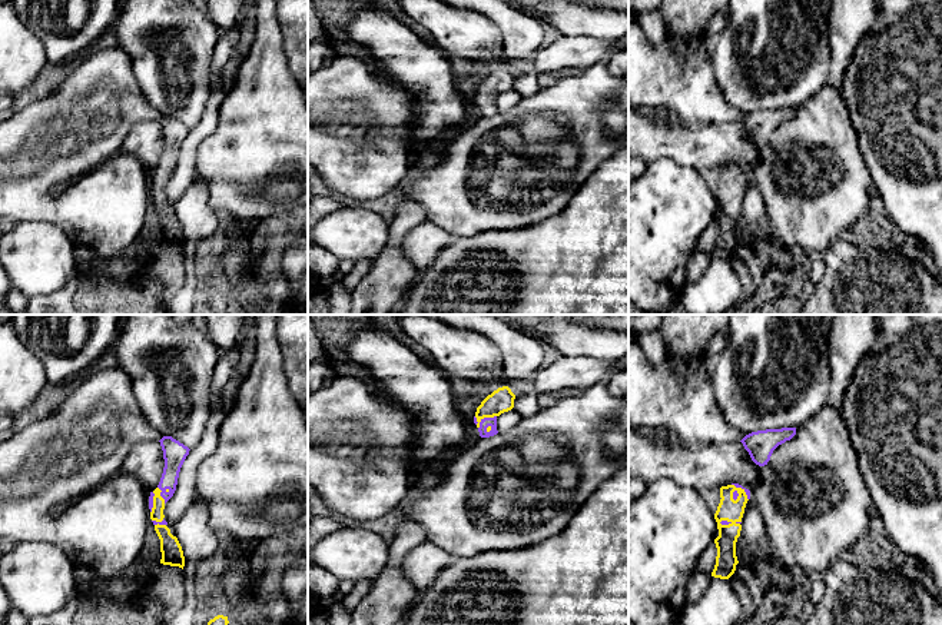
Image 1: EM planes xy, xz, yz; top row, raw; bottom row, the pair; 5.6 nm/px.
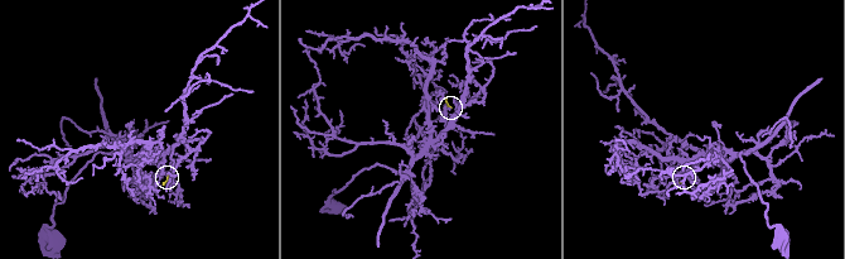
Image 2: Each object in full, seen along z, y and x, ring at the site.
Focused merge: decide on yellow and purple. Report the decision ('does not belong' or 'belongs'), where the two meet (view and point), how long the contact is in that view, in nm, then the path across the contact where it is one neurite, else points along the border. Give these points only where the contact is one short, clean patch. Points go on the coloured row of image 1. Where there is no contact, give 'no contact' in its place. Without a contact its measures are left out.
belongs | xz (486, 416) | 130 nm | across xz (500, 401), (486, 416), (486, 422)

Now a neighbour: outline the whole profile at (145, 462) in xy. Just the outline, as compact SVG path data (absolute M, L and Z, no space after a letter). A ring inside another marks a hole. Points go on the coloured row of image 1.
M159 441L136 443L127 453L122 472L136 478L149 492L153 492L165 468L163 451Z

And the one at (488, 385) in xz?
M504 369L500 370L500 376L498 378L481 378L477 379L474 382L471 382L475 389L482 390L482 395L477 395L474 398L471 398L471 402L475 403L477 406L481 405L481 402L491 395L494 390L497 390L498 388L507 386L507 382L504 379Z

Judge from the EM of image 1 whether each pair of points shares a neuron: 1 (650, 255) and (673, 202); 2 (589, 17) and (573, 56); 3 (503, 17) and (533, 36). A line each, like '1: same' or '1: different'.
1: same
2: different
3: same

